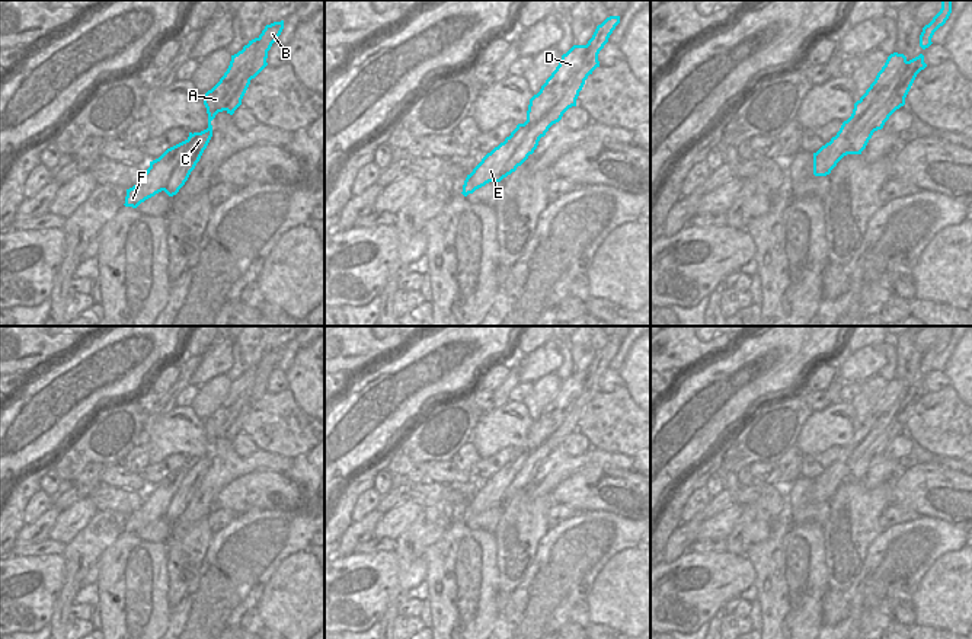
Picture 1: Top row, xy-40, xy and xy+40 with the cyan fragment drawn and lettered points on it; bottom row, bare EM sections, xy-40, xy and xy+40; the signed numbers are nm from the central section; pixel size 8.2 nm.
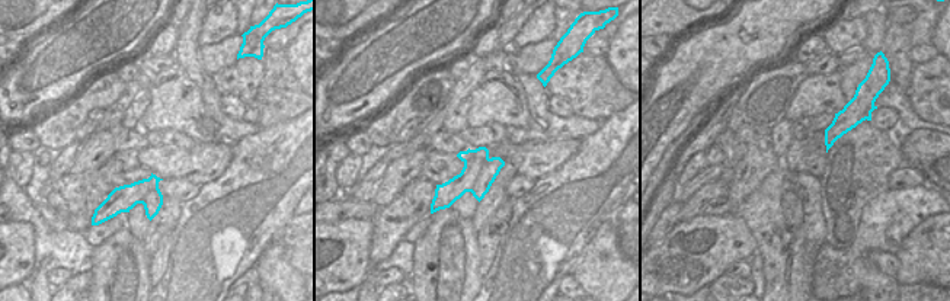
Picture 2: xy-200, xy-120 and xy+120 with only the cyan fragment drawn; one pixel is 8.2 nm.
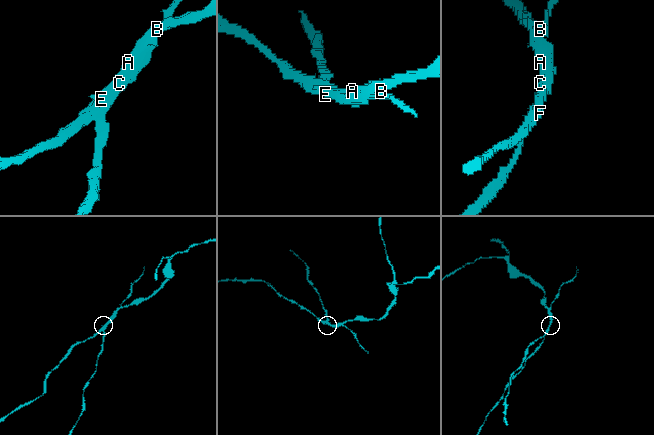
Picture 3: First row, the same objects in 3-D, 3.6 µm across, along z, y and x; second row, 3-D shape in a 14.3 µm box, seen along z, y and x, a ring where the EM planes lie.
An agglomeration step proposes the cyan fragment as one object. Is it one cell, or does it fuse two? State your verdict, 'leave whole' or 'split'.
split

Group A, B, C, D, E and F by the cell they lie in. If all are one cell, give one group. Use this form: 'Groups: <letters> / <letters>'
Groups: A D E F / B C

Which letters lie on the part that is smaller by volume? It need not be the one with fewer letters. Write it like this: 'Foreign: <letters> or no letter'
Foreign: B, C

